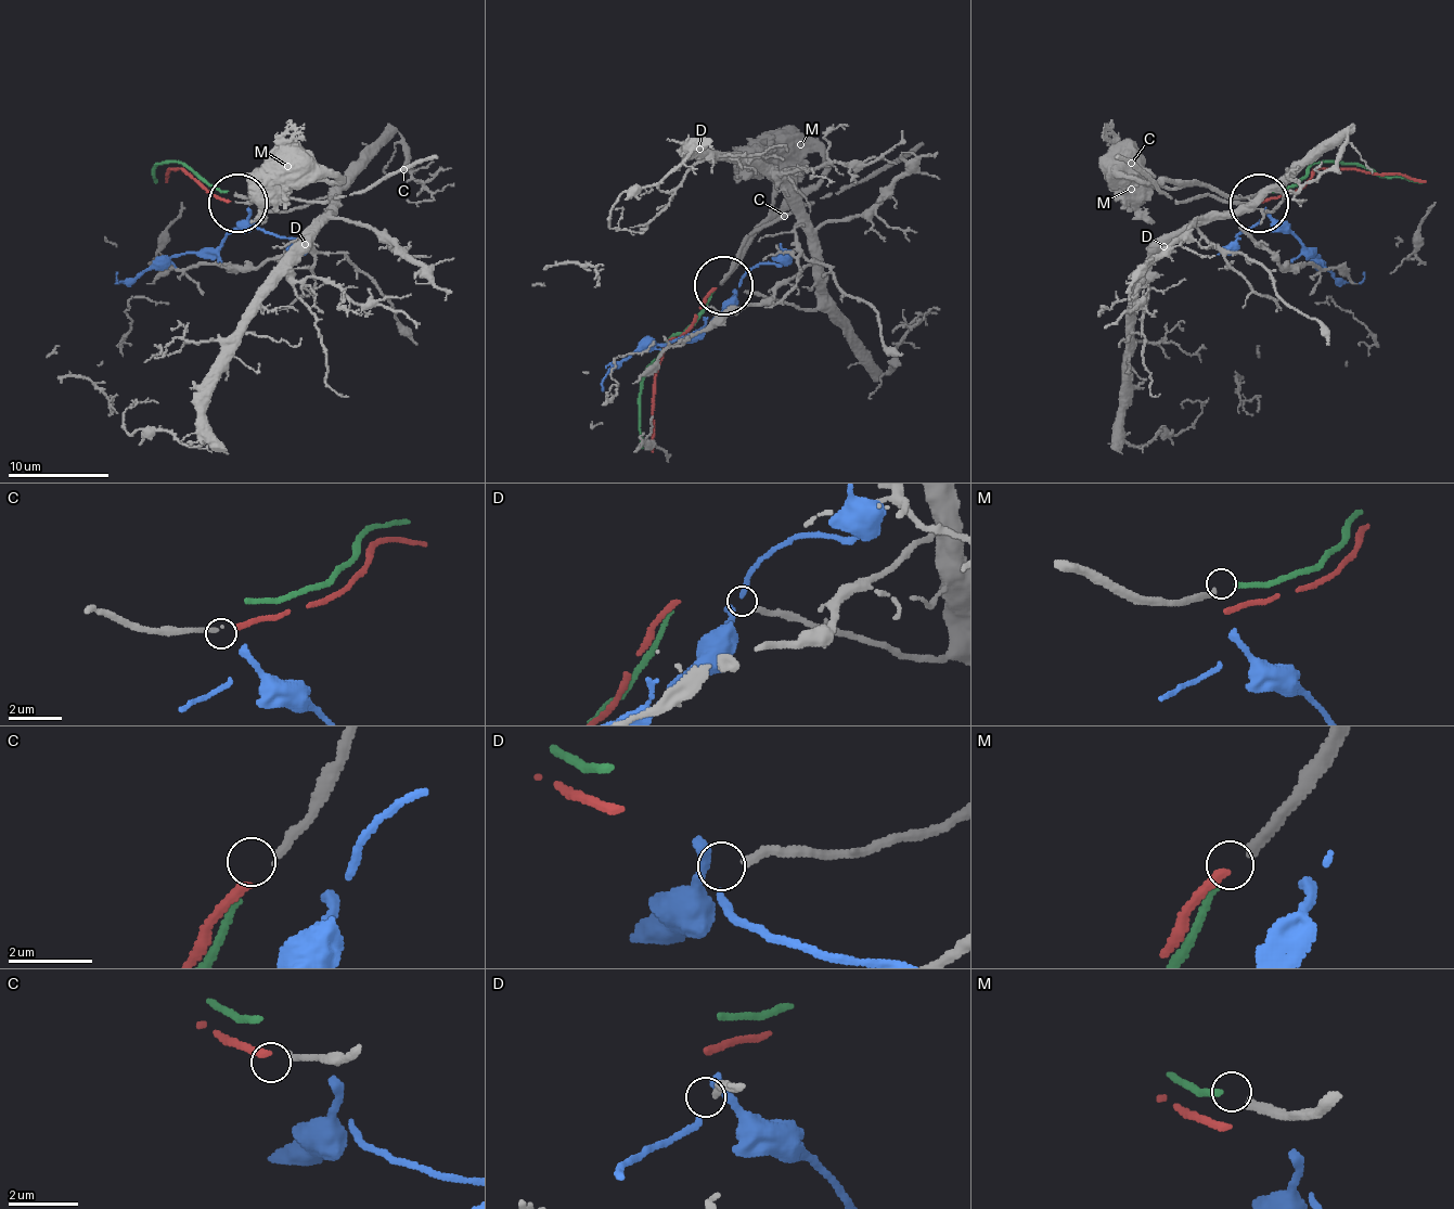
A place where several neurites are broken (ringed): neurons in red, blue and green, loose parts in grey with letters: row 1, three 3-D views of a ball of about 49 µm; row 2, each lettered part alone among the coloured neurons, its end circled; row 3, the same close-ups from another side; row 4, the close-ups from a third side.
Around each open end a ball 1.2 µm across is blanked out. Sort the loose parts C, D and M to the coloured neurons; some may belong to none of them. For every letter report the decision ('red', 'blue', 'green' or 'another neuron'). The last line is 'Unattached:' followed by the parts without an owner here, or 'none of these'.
C: red
D: another neuron
M: another neuron
Unattached: D, M

